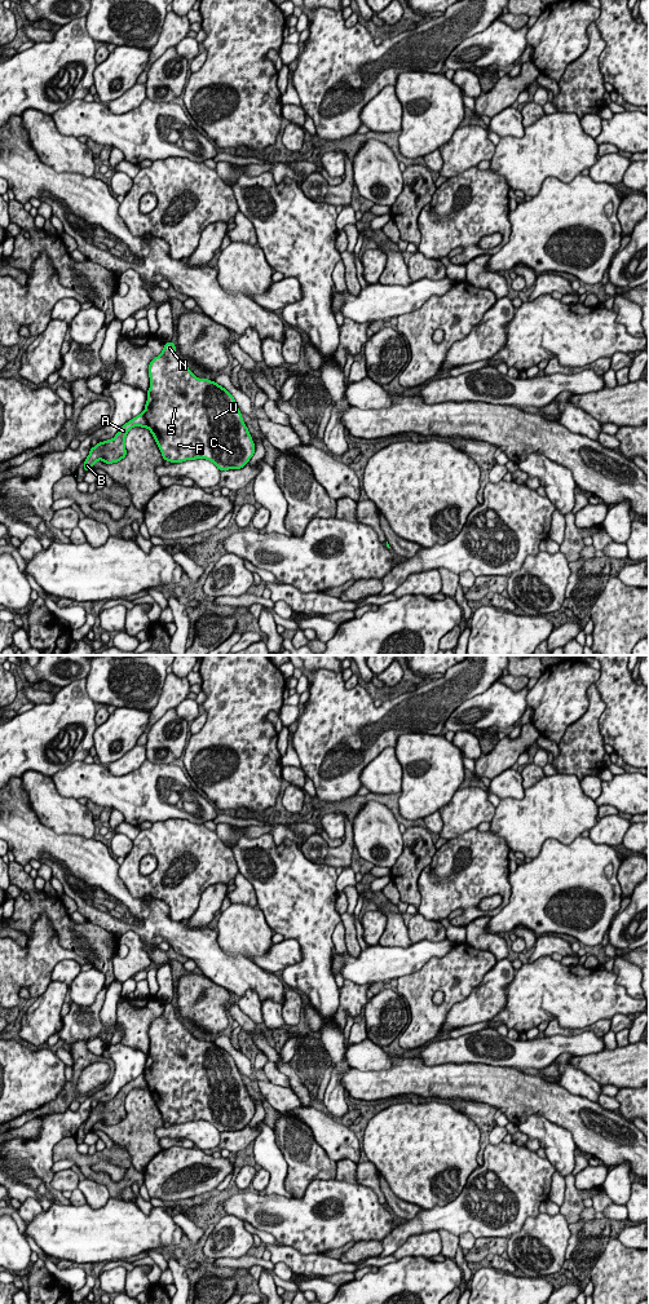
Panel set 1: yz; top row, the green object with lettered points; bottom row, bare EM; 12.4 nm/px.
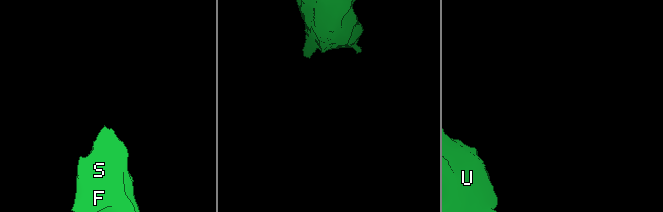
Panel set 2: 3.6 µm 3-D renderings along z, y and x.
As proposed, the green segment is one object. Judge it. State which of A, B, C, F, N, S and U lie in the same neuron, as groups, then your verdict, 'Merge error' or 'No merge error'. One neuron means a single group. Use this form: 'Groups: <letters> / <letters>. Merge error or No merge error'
Groups: A B / C F N S U. Merge error

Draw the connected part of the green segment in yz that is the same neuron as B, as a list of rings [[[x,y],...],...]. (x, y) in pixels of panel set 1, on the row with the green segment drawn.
[[[144,412],[125,423],[114,438],[98,442],[94,447],[90,447],[89,455],[84,460],[84,470],[89,472],[90,468],[94,467],[94,463],[98,460],[102,460],[106,464],[112,464],[124,459],[127,455],[125,437],[134,426],[149,429],[149,424]]]

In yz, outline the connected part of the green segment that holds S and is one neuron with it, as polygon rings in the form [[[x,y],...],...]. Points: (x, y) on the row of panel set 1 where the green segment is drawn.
[[[172,341],[165,342],[162,353],[151,359],[149,377],[144,414],[163,460],[182,463],[206,459],[218,470],[240,469],[250,461],[255,443],[234,397],[217,383],[197,377],[176,355]]]

